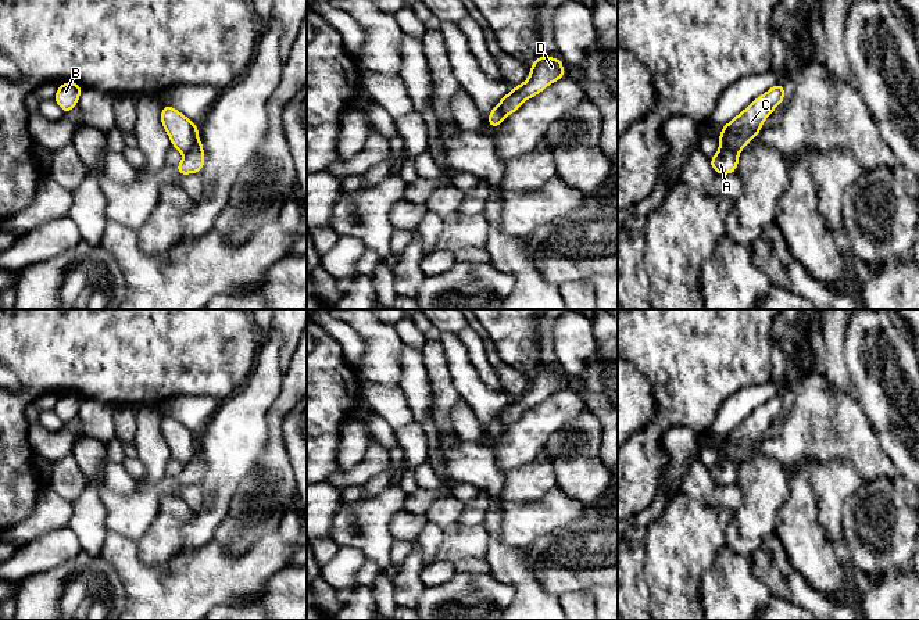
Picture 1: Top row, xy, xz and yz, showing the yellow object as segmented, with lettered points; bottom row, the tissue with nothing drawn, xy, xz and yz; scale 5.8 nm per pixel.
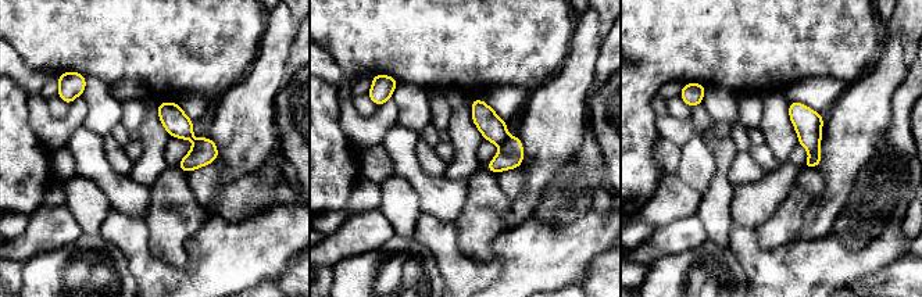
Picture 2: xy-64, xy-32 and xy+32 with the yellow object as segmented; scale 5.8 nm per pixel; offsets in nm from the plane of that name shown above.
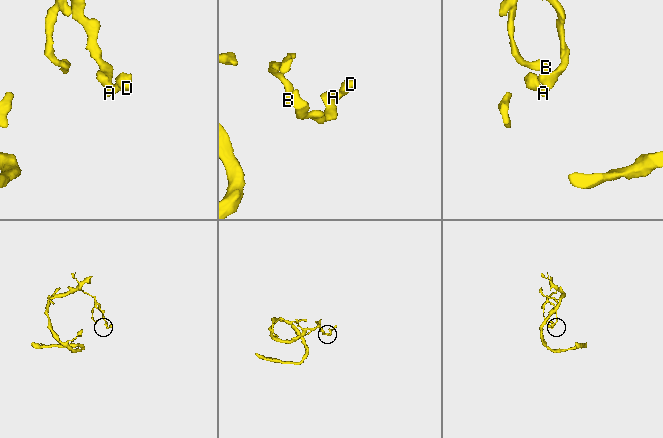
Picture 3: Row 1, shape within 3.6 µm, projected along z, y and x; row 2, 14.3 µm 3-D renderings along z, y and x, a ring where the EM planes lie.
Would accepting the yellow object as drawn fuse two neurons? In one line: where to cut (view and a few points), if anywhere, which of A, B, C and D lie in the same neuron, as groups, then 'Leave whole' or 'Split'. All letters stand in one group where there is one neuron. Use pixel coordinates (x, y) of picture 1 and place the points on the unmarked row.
Split along yz (721, 454), (726, 455), (737, 466). Groups: A D / B C. Split

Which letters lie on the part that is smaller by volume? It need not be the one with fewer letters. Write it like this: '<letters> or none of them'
A, D

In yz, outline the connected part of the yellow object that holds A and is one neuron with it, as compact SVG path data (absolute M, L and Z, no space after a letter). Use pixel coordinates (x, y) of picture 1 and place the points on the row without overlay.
M720 455L718 463L709 473L716 484L729 485L736 483L739 466L730 458Z

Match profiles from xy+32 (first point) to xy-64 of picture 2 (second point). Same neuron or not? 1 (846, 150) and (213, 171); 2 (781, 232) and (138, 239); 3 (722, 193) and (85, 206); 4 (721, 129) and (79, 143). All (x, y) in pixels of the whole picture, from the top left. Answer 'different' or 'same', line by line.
1: different
2: different
3: same
4: same

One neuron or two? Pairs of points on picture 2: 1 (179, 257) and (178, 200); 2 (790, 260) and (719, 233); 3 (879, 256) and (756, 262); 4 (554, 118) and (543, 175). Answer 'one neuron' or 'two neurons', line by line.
1: one neuron
2: two neurons
3: one neuron
4: one neuron

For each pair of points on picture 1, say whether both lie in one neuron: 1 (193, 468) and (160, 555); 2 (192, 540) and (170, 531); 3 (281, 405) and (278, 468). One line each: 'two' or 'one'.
1: two
2: two
3: one

